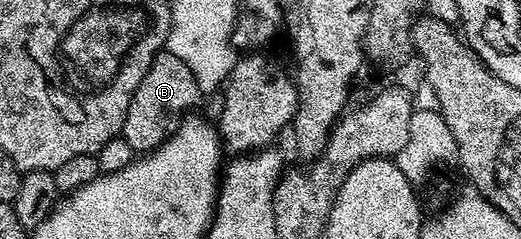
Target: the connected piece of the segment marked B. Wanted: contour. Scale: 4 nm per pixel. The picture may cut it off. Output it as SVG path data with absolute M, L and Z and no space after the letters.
M167 51L157 53L154 63L150 63L150 71L142 75L142 83L138 83L134 99L130 99L122 134L124 141L130 143L133 154L151 153L167 137L172 136L185 114L195 110L192 108L200 100L202 94L198 83L194 83L194 75L190 75L190 67L186 67L186 63L178 59L178 55Z

